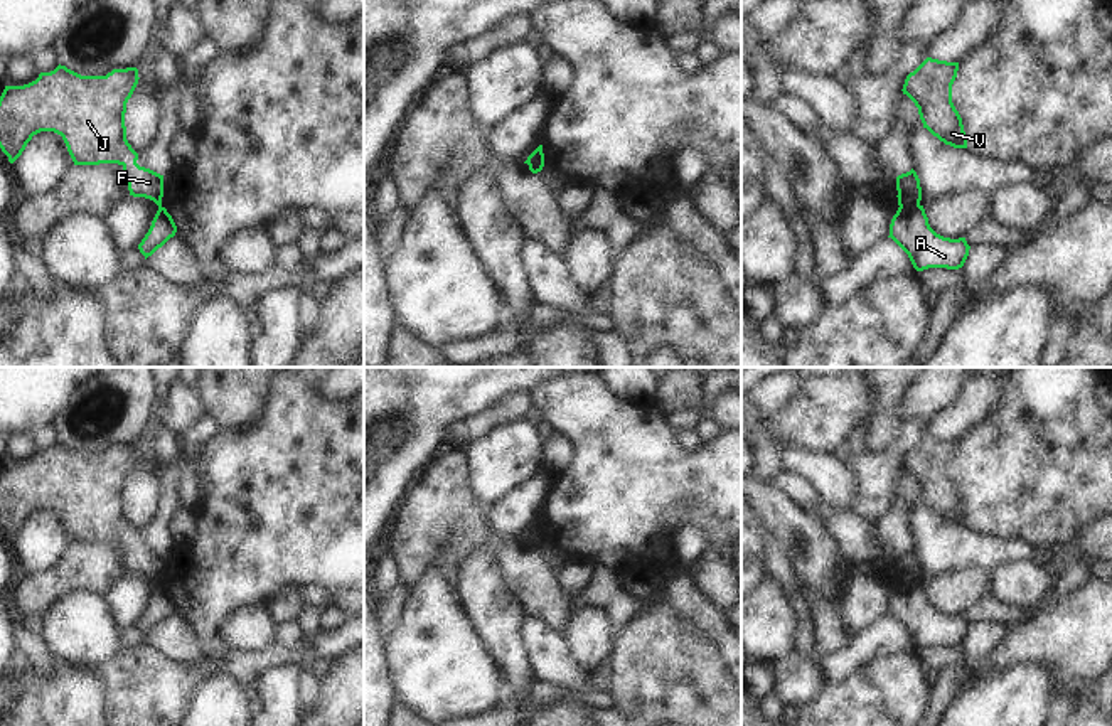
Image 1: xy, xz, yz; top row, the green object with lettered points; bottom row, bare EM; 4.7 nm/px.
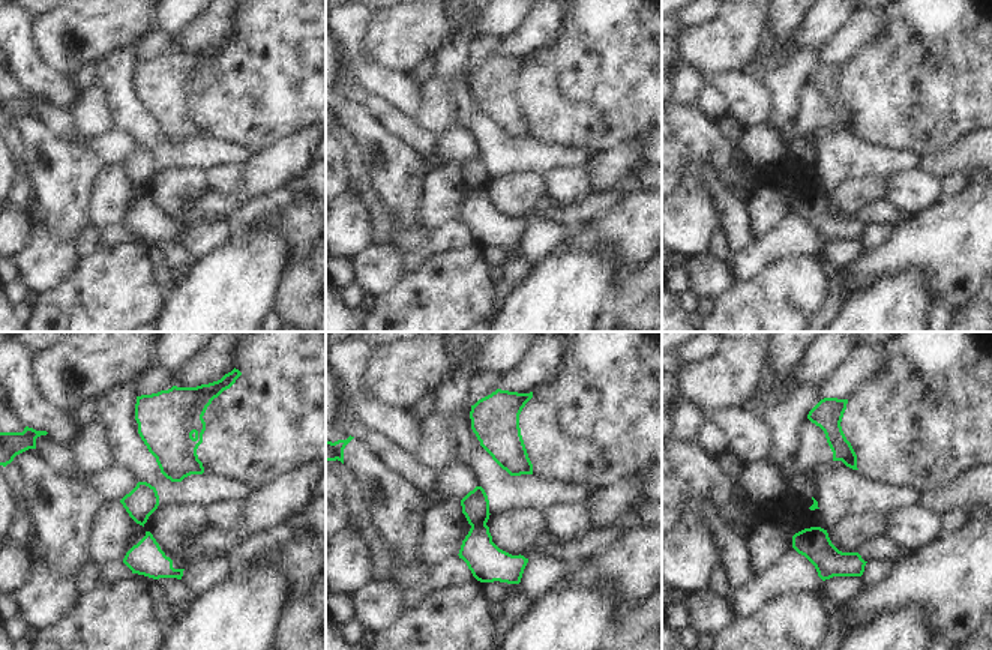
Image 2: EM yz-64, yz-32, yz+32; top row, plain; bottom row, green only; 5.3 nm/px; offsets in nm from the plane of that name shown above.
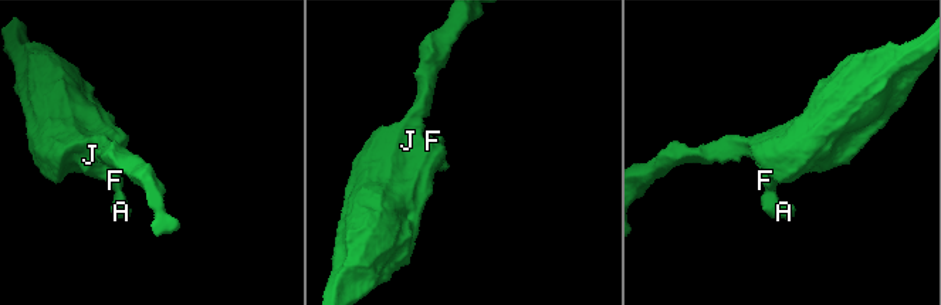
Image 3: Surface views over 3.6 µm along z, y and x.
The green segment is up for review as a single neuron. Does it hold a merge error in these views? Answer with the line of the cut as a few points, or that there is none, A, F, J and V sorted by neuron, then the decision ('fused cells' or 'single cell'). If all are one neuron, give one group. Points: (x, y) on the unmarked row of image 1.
cut yz (919, 580), (900, 585); groups A / F J V; fused cells

